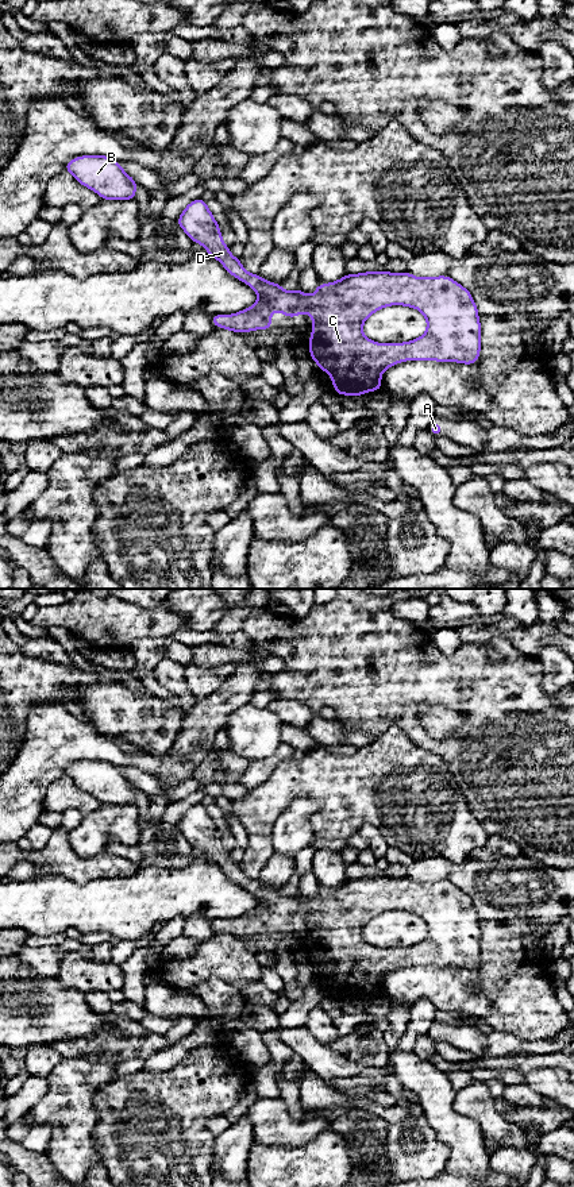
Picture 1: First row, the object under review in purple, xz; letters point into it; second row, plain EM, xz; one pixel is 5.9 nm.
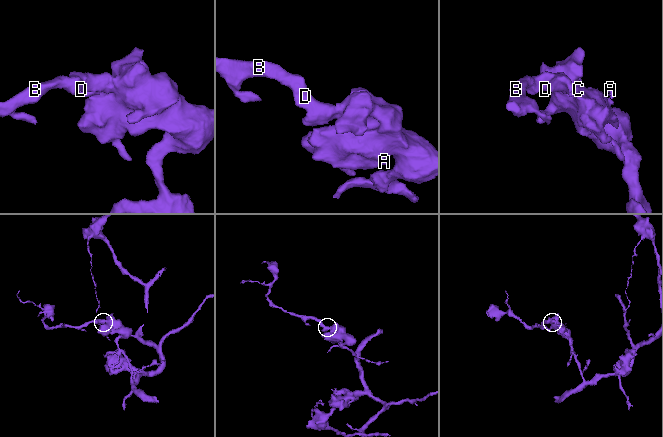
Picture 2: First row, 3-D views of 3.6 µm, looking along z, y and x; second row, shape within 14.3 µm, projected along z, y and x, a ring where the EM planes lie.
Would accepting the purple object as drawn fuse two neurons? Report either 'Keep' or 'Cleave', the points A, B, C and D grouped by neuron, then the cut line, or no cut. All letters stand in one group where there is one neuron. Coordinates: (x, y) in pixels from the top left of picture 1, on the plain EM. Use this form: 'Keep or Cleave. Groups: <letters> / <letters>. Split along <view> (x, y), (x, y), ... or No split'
Keep. Groups: A B C D. No split

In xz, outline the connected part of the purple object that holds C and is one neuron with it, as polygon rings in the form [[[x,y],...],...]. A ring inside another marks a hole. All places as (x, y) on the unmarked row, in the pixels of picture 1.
[[[197,803],[189,808],[176,826],[193,848],[203,849],[208,860],[216,863],[232,882],[258,898],[258,906],[254,910],[234,920],[213,920],[211,921],[212,929],[242,939],[254,934],[270,934],[274,914],[292,924],[300,918],[311,918],[312,941],[307,947],[311,952],[308,961],[316,966],[317,975],[324,975],[331,980],[331,988],[340,1002],[344,999],[363,1001],[366,997],[384,994],[380,982],[398,967],[438,966],[474,970],[479,963],[481,928],[478,913],[471,898],[447,880],[419,883],[408,876],[366,876],[346,879],[331,889],[319,887],[317,894],[311,901],[301,897],[300,893],[294,897],[286,897],[281,889],[273,889],[258,879],[247,878],[240,864],[231,860],[205,805]],[[389,910],[419,914],[427,924],[427,937],[404,948],[384,949],[367,944],[362,936],[365,925]]]

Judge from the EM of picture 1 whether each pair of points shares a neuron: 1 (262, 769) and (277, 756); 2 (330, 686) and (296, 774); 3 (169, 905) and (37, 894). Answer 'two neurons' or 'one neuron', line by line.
1: one neuron
2: two neurons
3: one neuron

